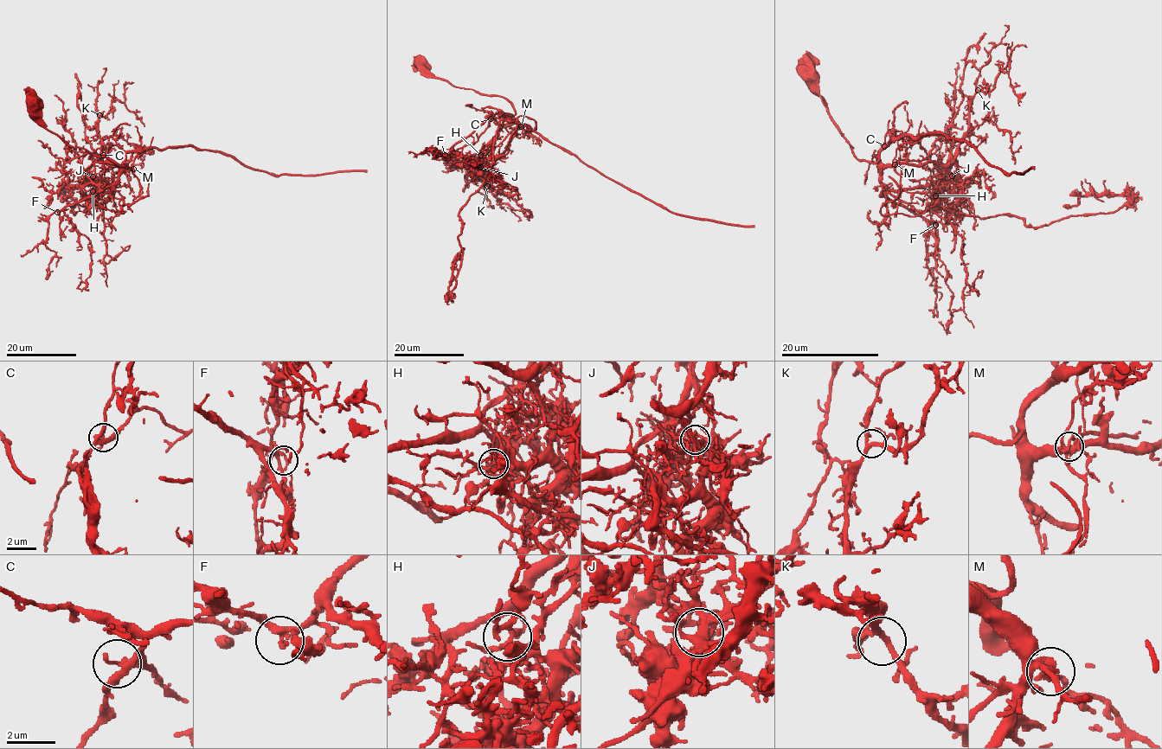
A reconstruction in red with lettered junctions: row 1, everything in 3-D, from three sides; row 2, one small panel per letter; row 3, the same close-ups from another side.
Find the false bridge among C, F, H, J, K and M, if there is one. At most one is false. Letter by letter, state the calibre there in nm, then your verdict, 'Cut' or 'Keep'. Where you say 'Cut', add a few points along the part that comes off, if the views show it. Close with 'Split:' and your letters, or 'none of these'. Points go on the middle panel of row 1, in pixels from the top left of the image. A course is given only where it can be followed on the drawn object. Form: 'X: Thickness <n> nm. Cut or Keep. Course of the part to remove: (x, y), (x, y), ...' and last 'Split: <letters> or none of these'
C: Thickness 320 nm. Keep
F: Thickness 240 nm. Keep
H: Thickness 200 nm. Keep
J: Thickness 150 nm. Cut. Course of the part to remove: (479, 168), (497, 157), (460, 210), (461, 265), (450, 294), (453, 262), (464, 247)
K: Thickness 240 nm. Keep
M: Thickness 240 nm. Keep
Split: J

